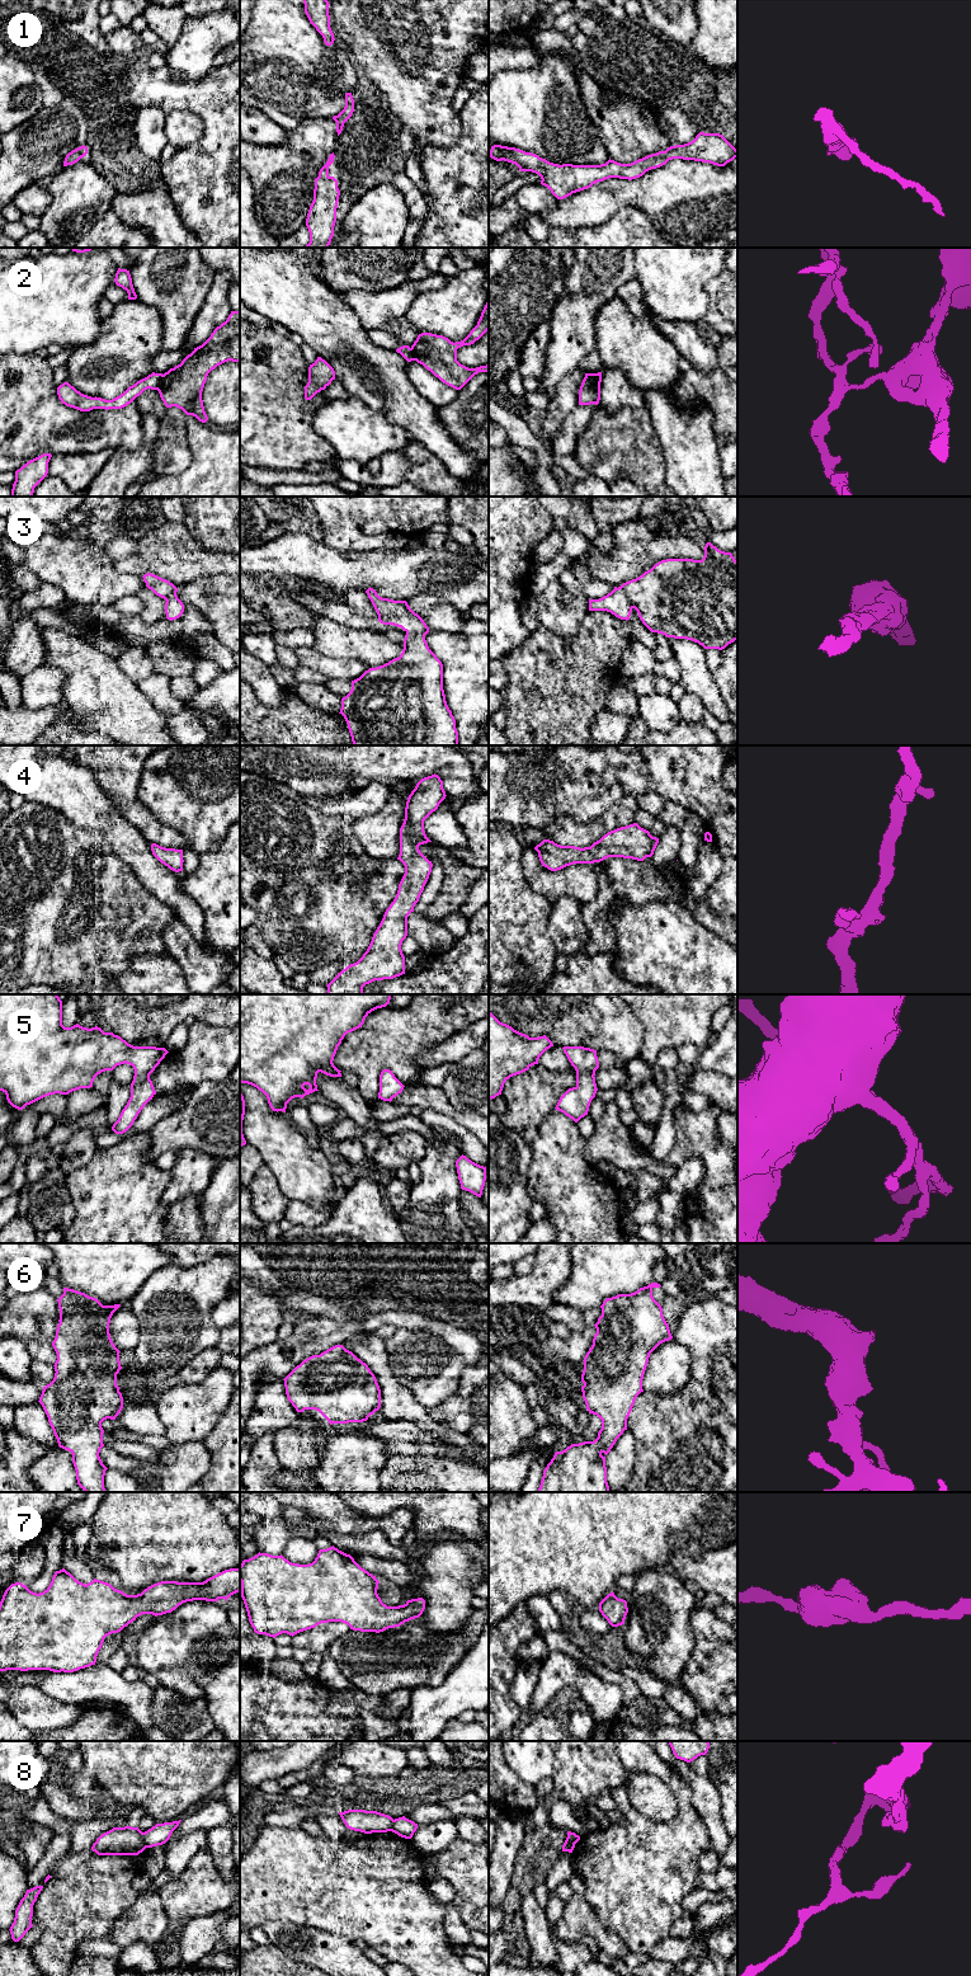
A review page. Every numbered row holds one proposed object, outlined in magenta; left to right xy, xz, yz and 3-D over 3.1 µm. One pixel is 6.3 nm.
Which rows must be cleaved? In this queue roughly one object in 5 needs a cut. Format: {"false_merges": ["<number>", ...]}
{"false_merges": ["2", "8"]}

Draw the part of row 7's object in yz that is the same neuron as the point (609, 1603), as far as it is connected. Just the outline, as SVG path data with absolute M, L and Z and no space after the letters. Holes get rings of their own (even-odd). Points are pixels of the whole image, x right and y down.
M612 1591L599 1603L599 1612L612 1627L622 1626L628 1613L627 1601Z

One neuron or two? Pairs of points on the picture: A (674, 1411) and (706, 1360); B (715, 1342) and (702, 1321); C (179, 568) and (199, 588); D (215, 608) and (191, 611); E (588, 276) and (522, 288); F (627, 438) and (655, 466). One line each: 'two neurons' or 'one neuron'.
A: two neurons
B: one neuron
C: two neurons
D: two neurons
E: two neurons
F: one neuron

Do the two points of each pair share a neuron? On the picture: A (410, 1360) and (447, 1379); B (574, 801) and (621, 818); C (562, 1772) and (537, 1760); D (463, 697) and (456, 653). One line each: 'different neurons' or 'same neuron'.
A: same neuron
B: different neurons
C: different neurons
D: same neuron

